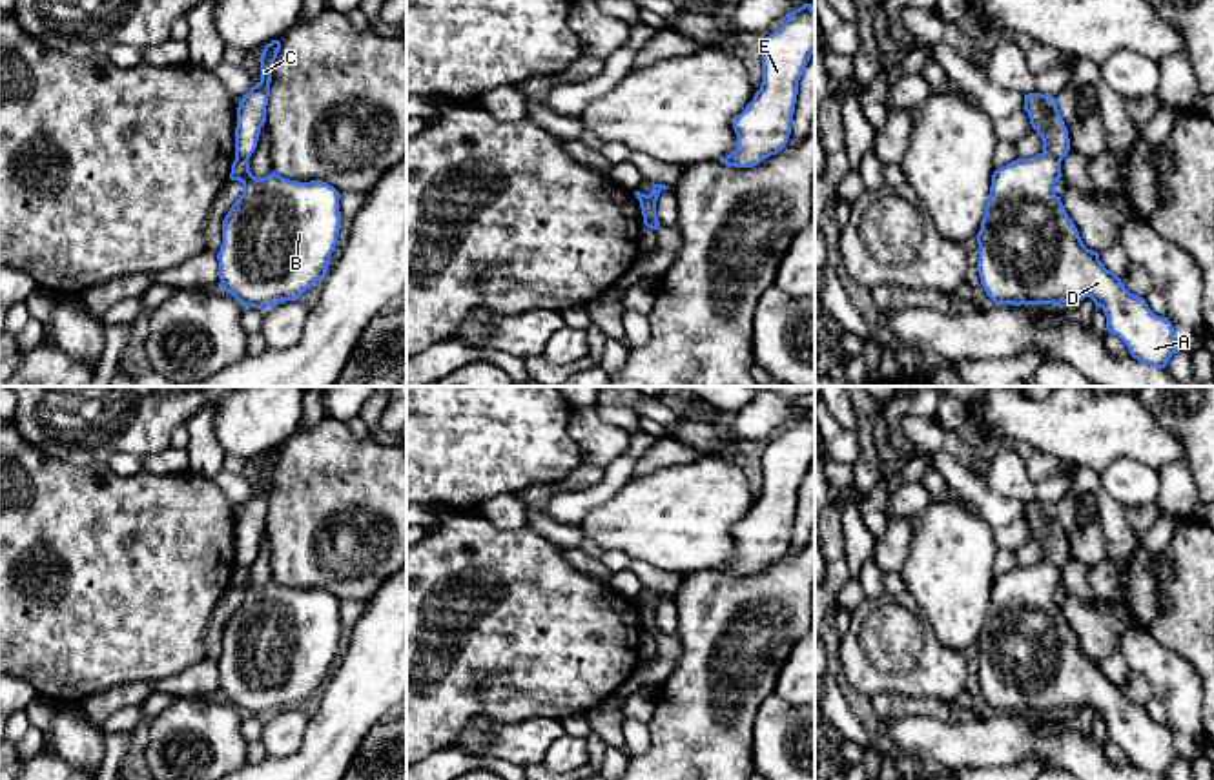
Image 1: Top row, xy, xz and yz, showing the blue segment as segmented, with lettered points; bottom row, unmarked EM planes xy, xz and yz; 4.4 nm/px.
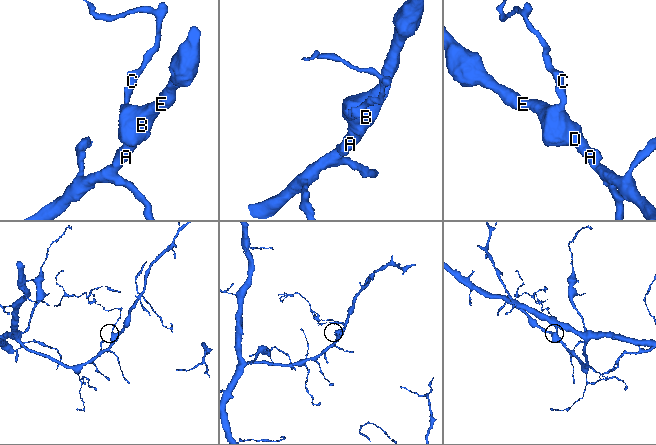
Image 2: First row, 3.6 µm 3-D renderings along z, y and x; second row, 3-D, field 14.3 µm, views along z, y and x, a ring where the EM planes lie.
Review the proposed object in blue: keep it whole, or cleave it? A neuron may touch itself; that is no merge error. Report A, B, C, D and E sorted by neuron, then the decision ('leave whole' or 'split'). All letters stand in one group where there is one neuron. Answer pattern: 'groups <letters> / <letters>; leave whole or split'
groups A B D E / C; split

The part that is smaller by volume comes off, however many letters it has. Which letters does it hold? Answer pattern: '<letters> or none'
C

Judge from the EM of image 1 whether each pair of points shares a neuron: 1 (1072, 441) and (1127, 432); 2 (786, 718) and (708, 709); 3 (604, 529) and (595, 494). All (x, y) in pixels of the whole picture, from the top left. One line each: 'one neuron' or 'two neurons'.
1: one neuron
2: two neurons
3: two neurons

